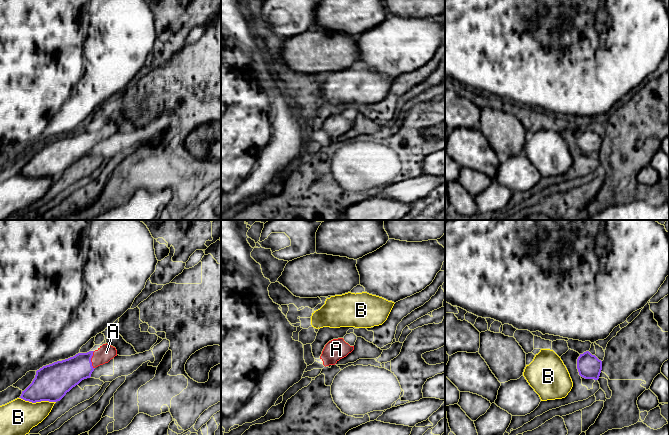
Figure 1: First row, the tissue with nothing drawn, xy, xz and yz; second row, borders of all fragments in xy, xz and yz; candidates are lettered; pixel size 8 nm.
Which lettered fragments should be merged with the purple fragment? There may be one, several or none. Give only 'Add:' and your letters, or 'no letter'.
Add: A

